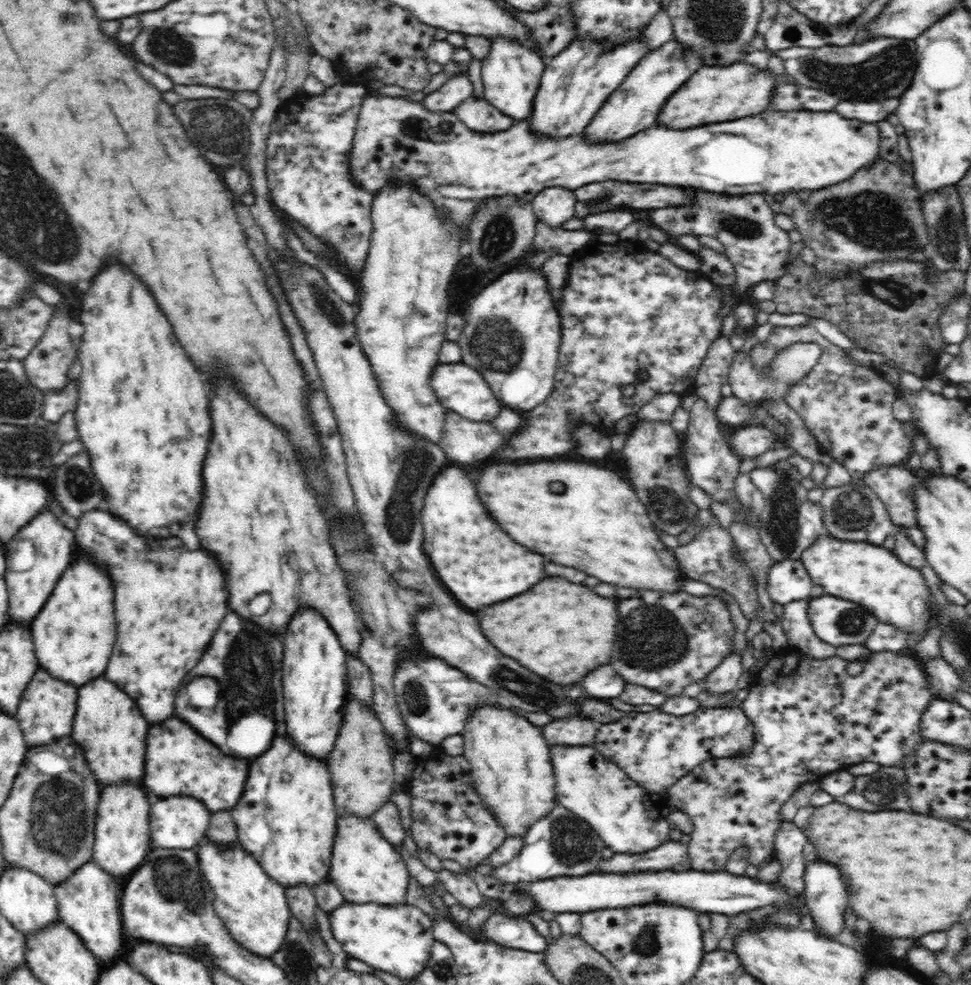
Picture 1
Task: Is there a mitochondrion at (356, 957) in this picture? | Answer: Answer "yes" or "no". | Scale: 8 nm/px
no

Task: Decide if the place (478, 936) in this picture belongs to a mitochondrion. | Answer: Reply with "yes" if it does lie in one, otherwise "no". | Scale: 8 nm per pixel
no

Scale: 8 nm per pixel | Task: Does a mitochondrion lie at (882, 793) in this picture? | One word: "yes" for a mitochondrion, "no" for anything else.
yes

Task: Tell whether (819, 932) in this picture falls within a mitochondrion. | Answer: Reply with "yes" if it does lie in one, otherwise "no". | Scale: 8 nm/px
no

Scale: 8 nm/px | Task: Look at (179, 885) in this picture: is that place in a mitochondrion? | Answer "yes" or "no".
yes

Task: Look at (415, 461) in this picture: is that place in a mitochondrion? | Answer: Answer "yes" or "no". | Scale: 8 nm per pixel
yes

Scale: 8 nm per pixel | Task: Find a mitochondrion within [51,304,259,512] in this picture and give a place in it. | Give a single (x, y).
(79, 485)

